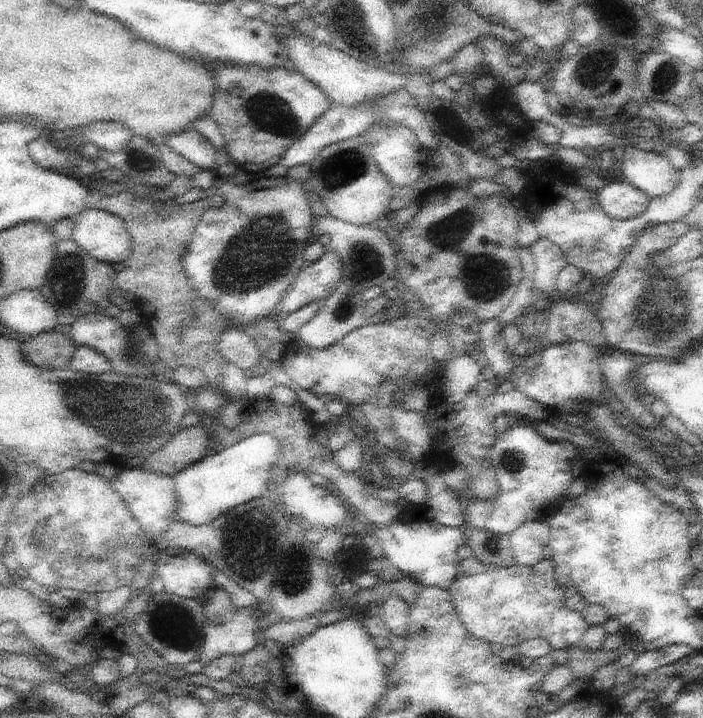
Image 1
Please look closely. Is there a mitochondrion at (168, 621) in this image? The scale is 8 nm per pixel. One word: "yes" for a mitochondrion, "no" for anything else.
yes

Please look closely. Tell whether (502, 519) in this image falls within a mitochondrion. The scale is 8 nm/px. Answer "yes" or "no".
no

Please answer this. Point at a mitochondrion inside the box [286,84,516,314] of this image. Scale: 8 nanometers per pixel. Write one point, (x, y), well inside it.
(485, 278)

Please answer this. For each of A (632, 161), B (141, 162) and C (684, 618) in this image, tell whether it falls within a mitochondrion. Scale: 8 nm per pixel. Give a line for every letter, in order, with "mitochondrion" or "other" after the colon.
A: other
B: mitochondrion
C: other

